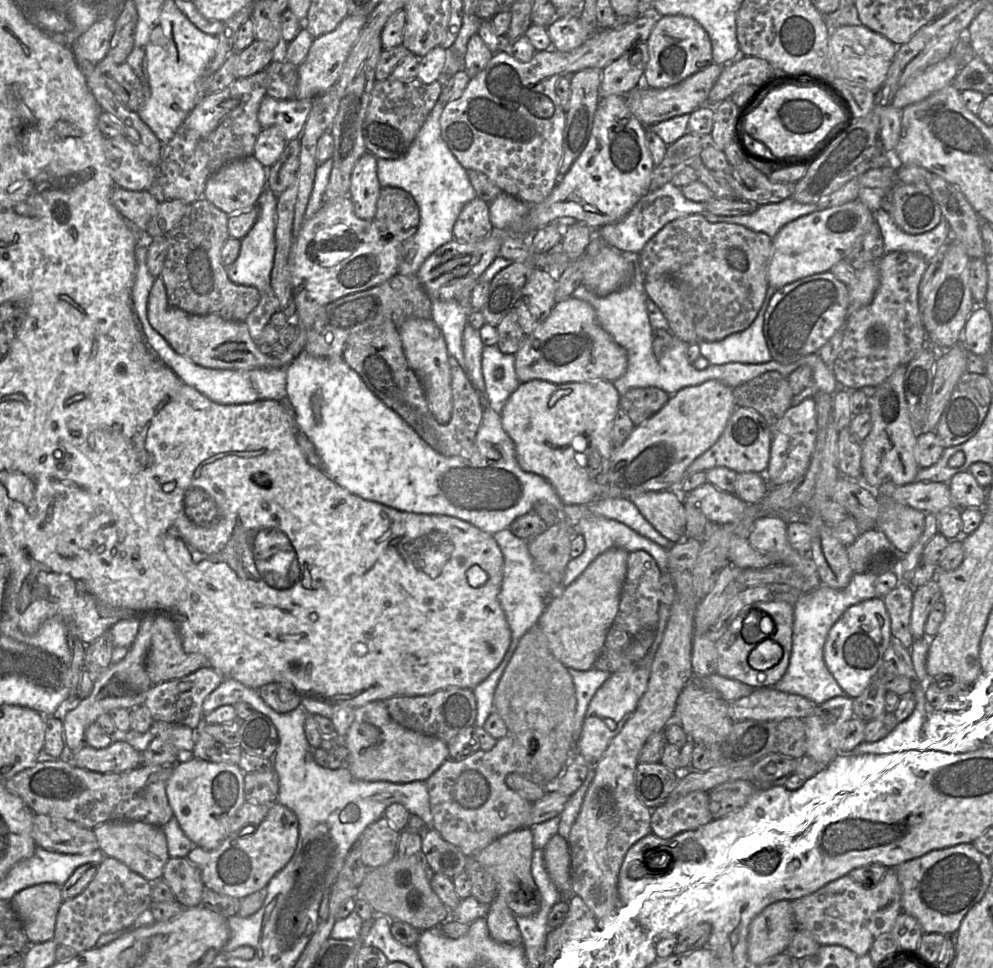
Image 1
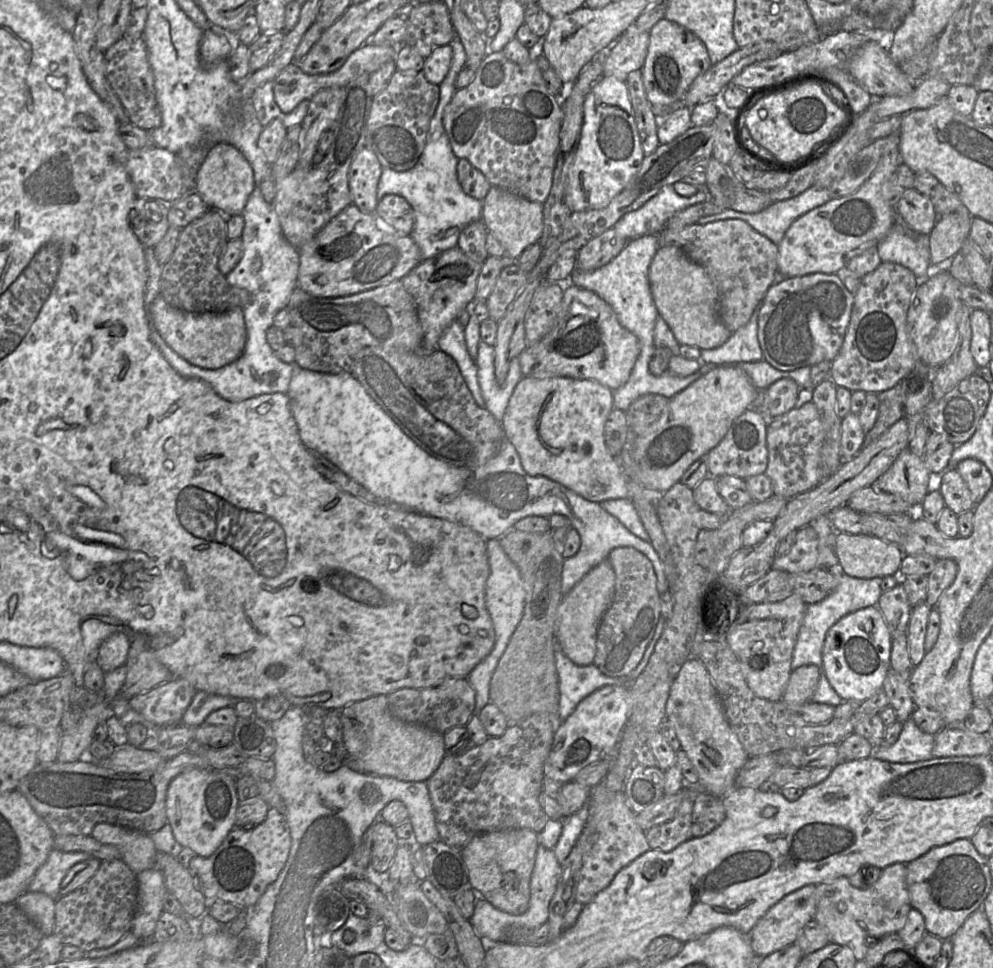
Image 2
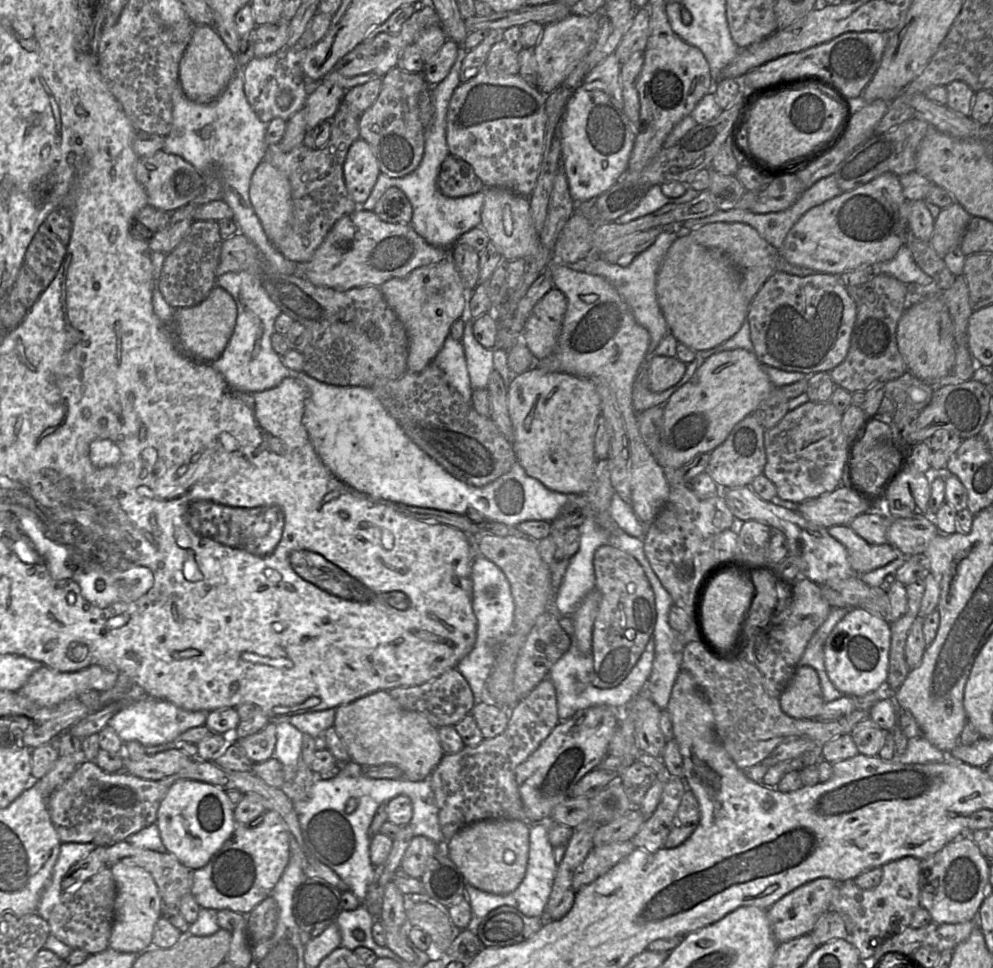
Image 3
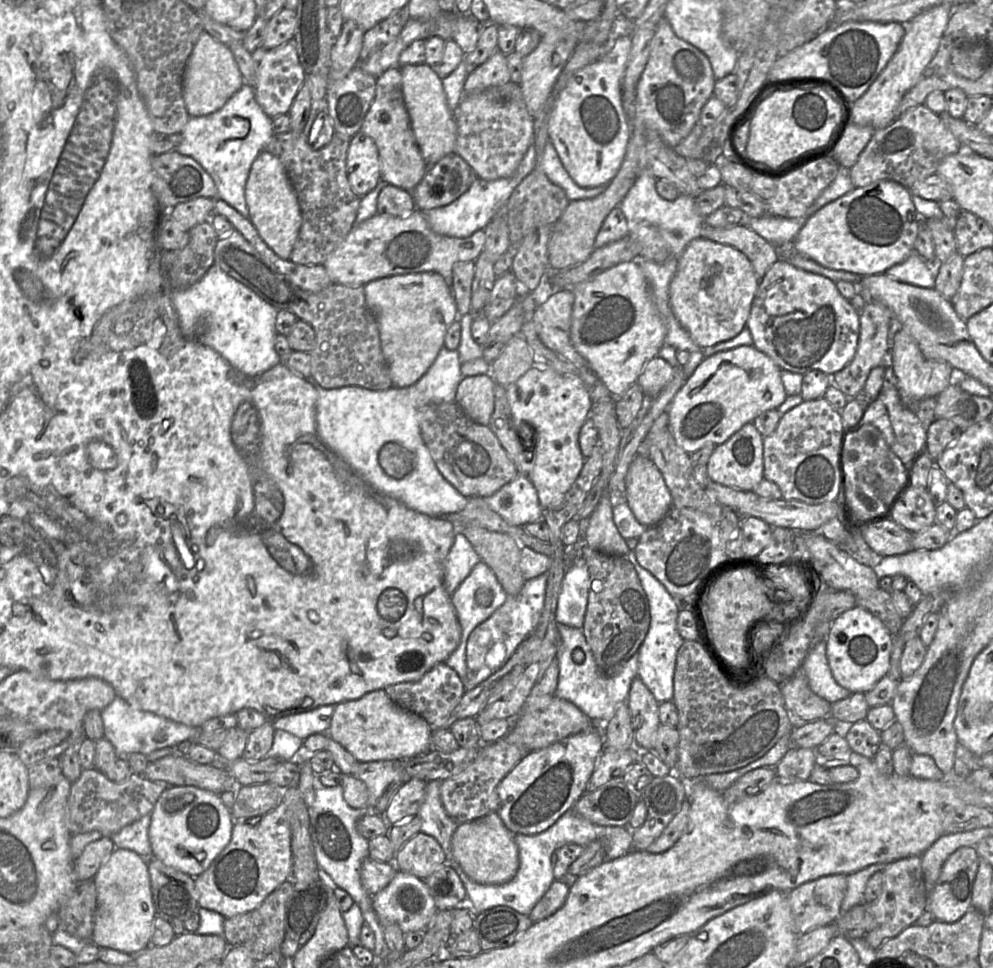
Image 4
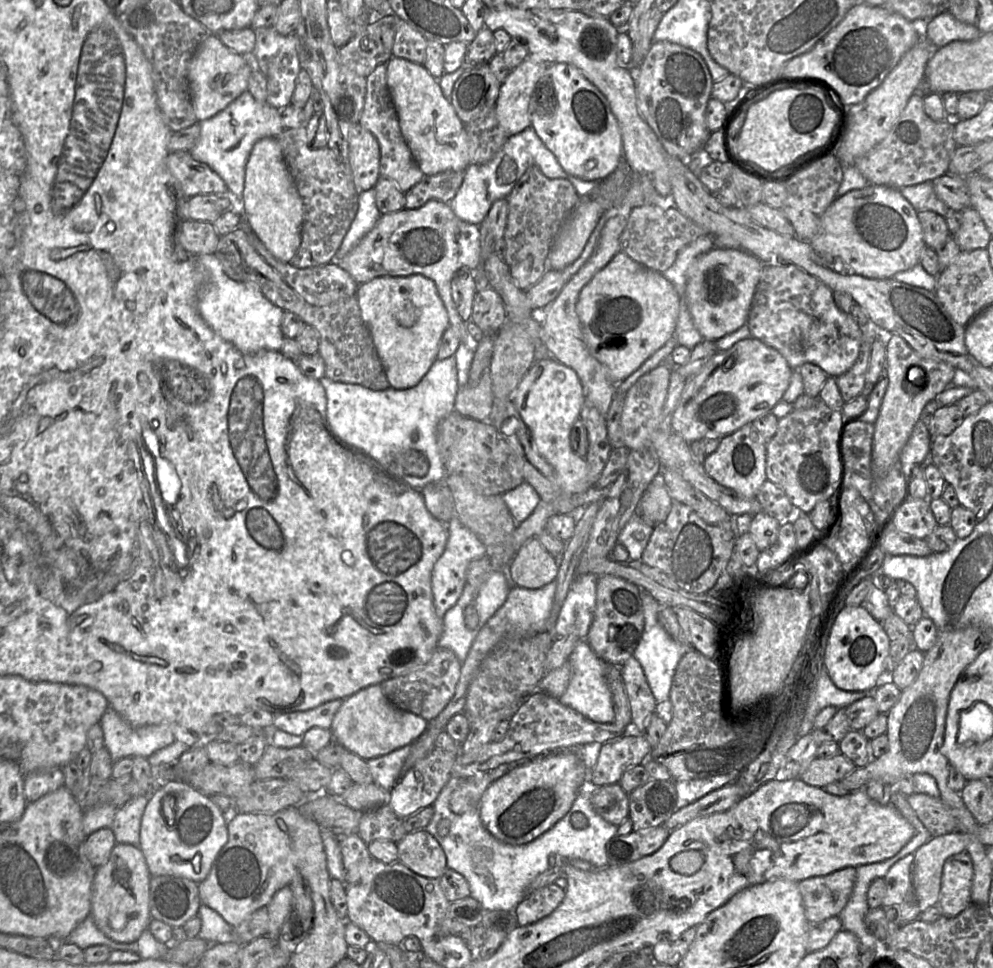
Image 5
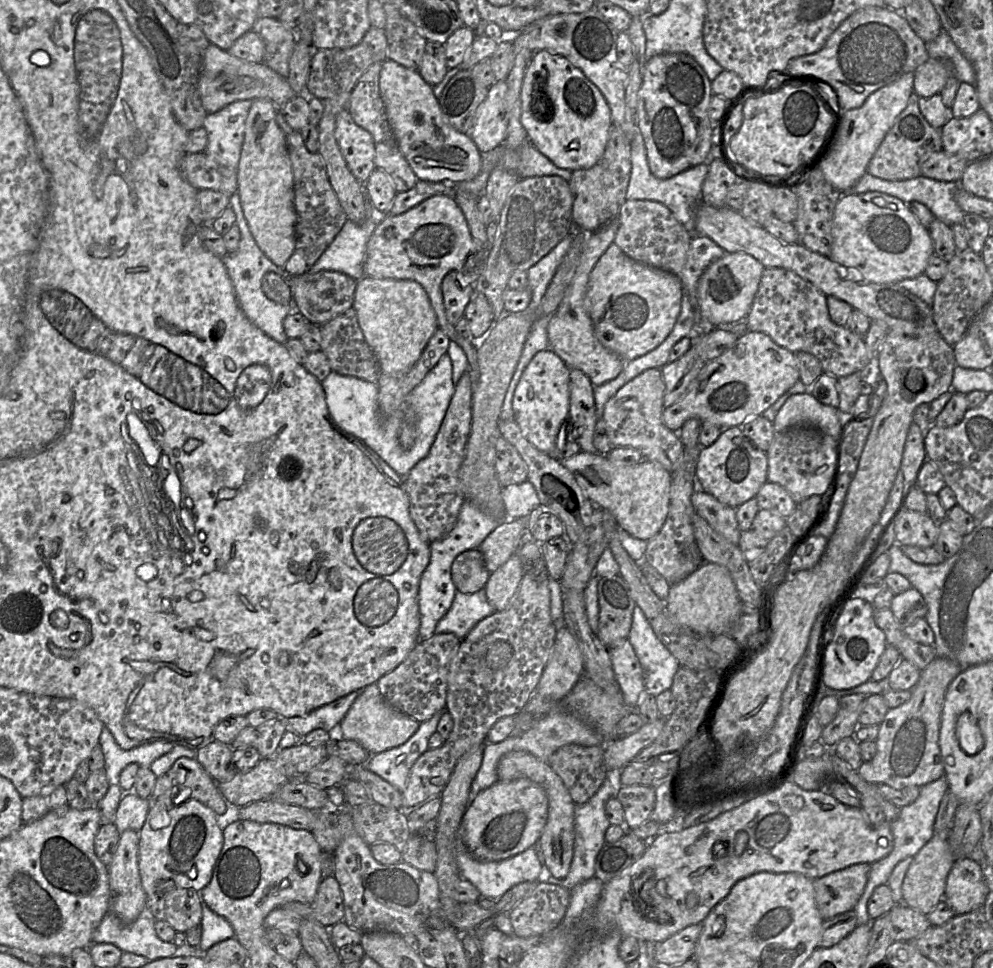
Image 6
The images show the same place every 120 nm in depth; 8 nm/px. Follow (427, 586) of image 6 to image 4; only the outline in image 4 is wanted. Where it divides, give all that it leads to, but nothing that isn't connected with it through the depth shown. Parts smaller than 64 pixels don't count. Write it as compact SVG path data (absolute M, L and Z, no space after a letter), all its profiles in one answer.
M456 532L453 545L444 562L444 587L452 595L474 566L481 561L467 537Z

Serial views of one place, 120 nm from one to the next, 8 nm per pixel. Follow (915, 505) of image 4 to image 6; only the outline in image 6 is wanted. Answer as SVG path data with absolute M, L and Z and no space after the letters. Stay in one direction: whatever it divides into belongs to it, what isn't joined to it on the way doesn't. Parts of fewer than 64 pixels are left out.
M903 510L895 521L895 539L899 545L915 547L934 547L937 541L939 528L938 522L934 521L928 513L919 513L909 510Z

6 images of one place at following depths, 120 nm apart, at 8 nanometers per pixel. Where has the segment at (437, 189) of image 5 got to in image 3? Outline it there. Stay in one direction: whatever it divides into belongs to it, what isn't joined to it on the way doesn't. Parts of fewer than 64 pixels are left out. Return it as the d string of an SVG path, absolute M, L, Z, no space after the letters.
M452 154L441 165L437 186L443 195L450 198L469 196L486 188L472 166Z

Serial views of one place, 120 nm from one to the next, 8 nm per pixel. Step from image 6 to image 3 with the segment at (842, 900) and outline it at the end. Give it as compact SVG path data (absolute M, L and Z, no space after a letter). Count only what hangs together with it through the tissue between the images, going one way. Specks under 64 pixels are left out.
M818 878L783 896L767 910L773 937L778 944L810 934L818 919L830 910L830 901L838 883L830 878Z

